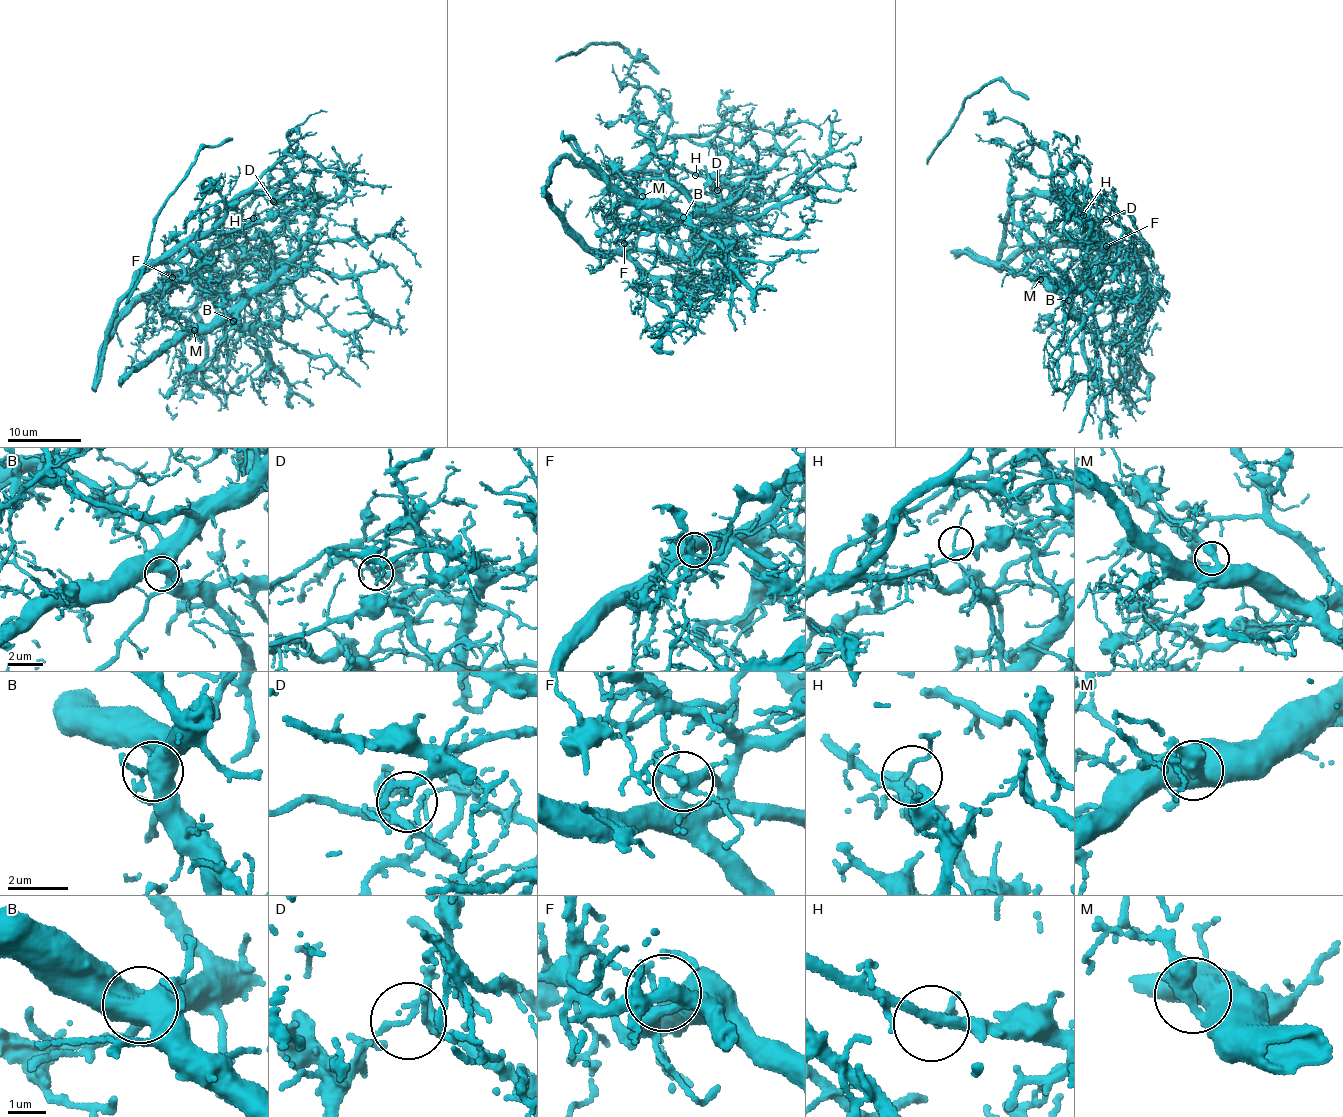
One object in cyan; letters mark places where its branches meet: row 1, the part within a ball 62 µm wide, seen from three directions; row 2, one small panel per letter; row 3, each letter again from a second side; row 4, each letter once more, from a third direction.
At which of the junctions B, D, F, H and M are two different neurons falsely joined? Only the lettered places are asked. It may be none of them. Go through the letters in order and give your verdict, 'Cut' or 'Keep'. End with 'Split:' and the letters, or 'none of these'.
B: Keep
D: Cut
F: Cut
H: Keep
M: Keep
Split: D, F

